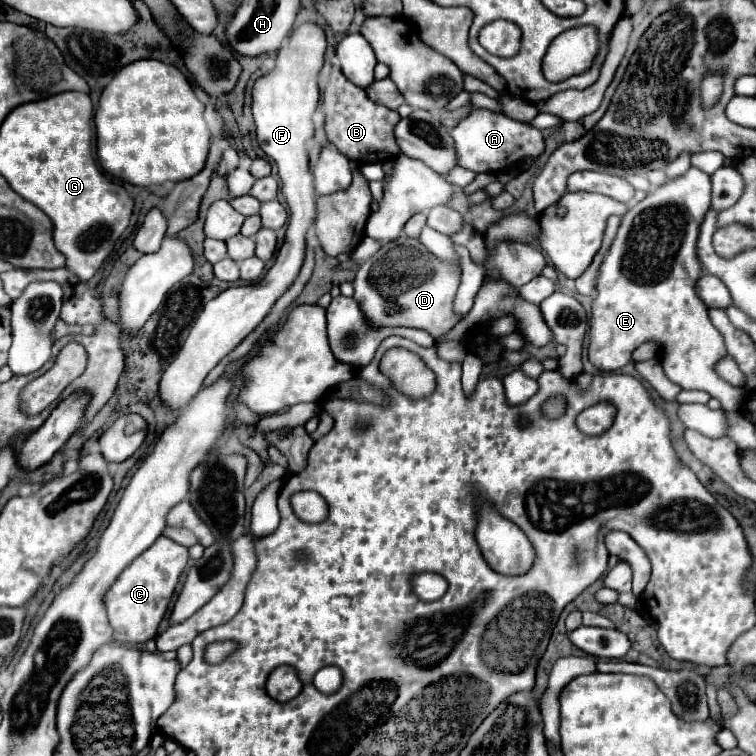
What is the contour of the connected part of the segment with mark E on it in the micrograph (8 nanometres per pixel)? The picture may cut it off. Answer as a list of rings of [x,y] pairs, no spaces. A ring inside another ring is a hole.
[[[692,167],[682,177],[672,179],[656,189],[656,193],[642,199],[638,205],[626,211],[618,227],[616,239],[604,259],[604,275],[600,269],[598,277],[598,295],[592,303],[592,321],[590,321],[590,345],[588,359],[600,371],[622,369],[632,351],[646,341],[660,341],[660,363],[670,381],[678,383],[682,389],[702,389],[716,397],[724,409],[738,409],[746,389],[732,387],[714,373],[714,365],[726,355],[724,337],[712,325],[708,317],[708,307],[700,301],[694,287],[702,277],[702,267],[696,257],[696,239],[700,223],[710,209],[710,175]]]

